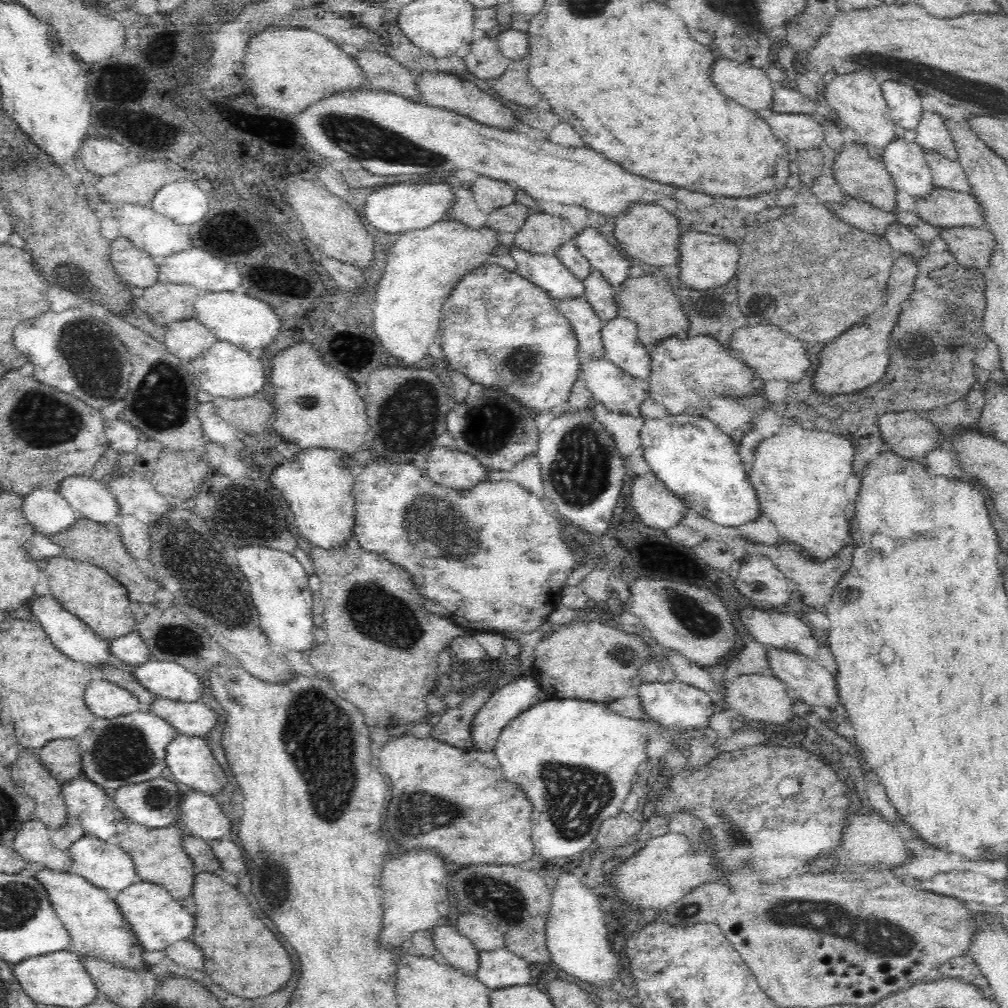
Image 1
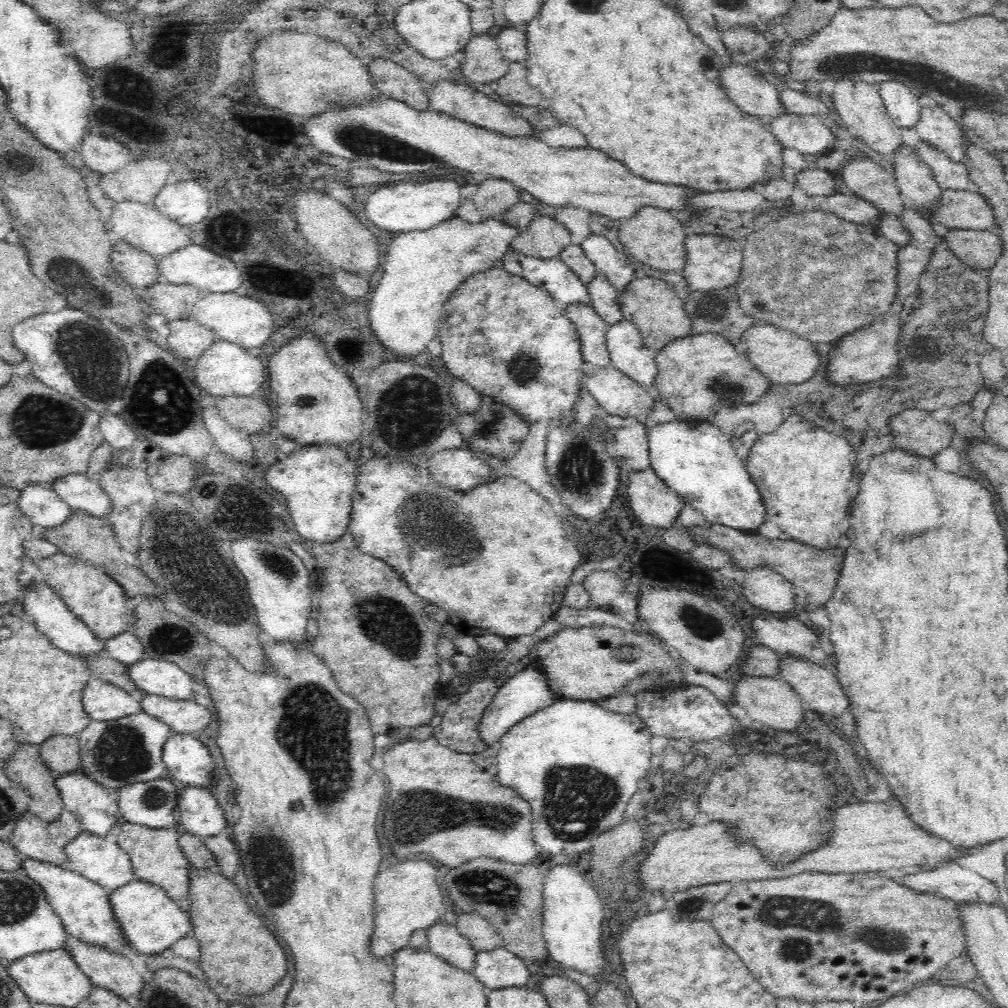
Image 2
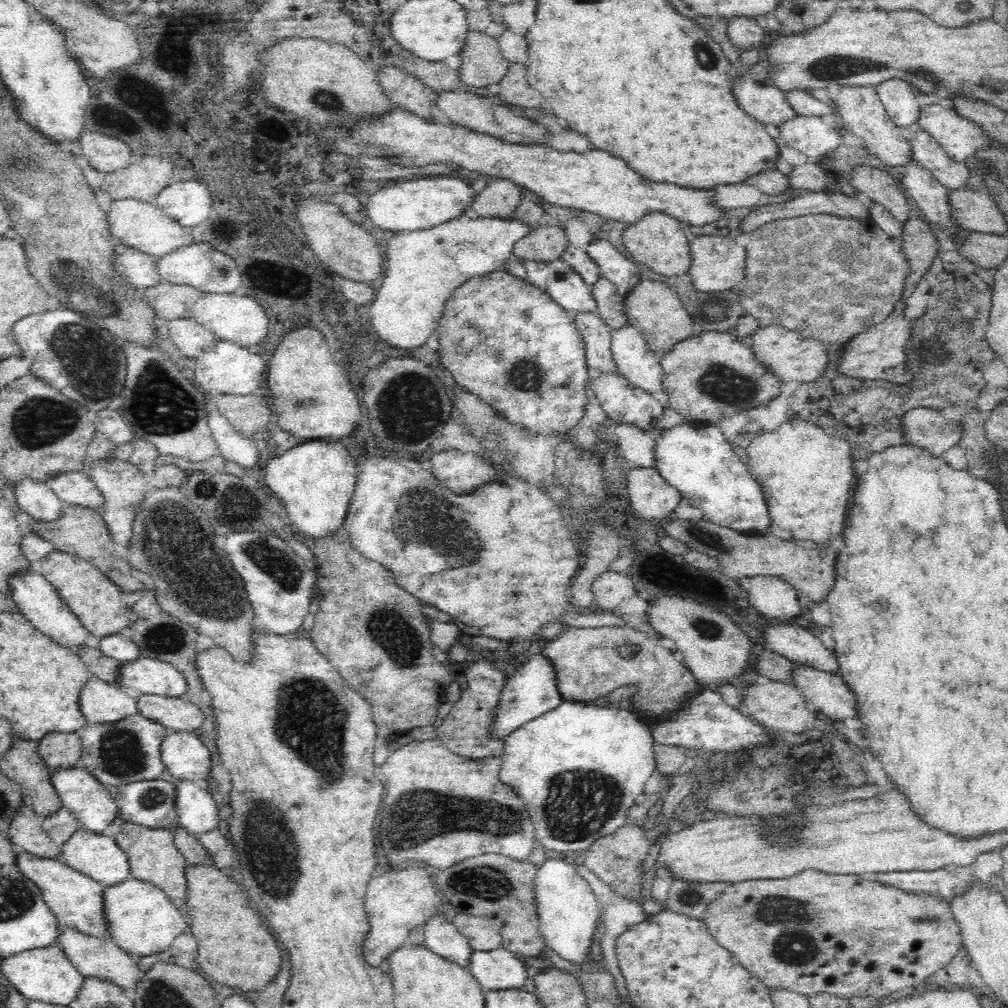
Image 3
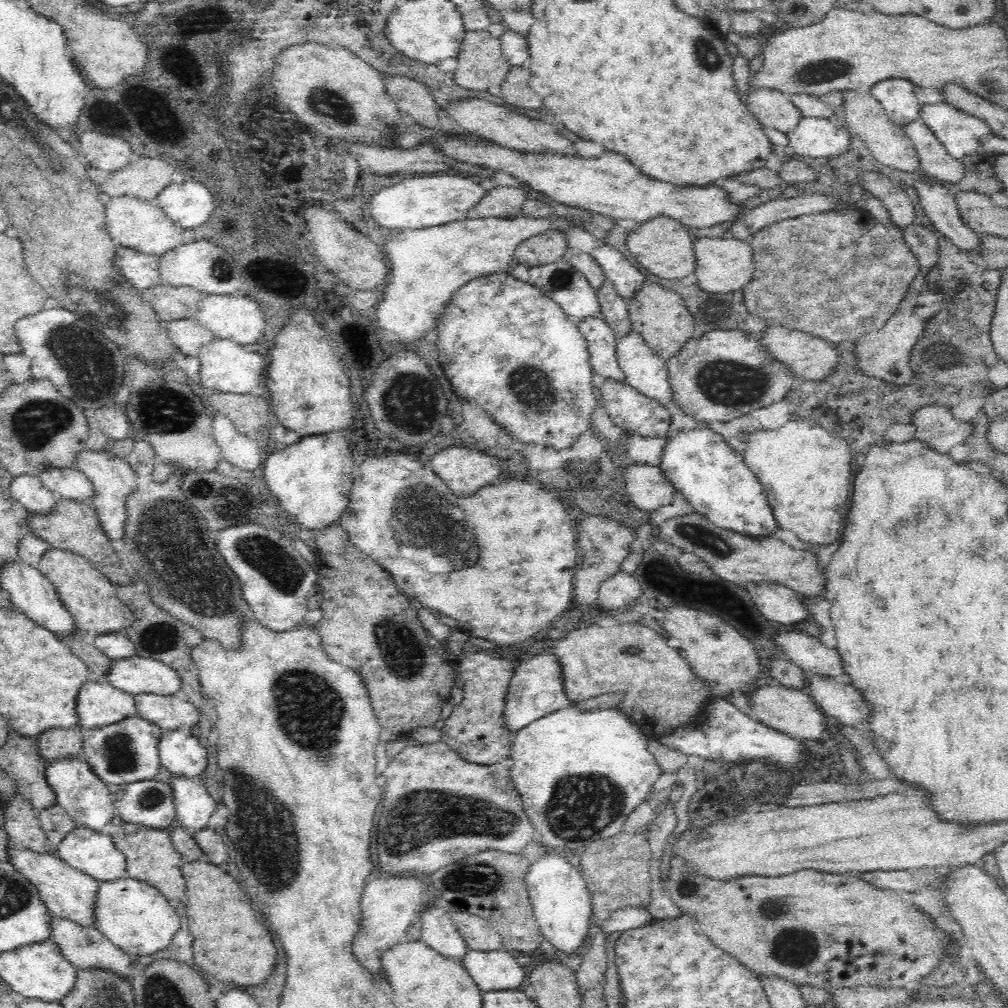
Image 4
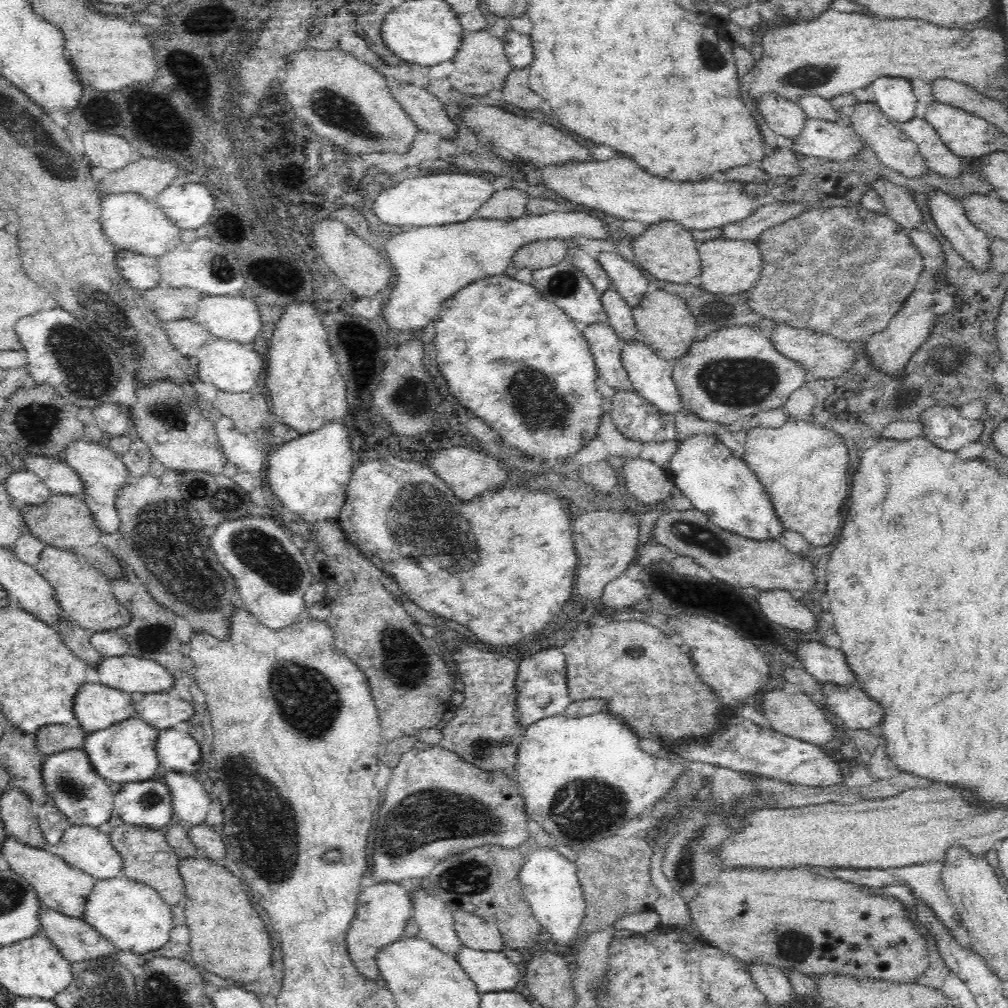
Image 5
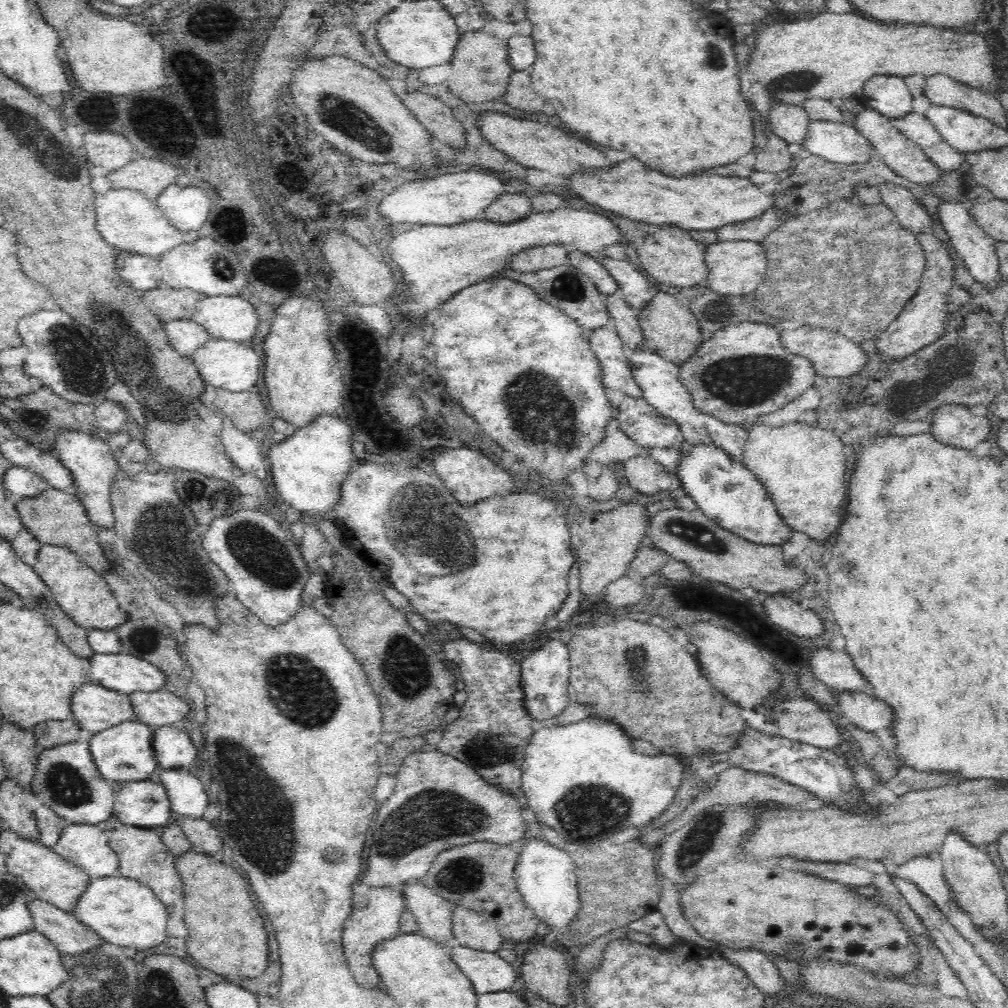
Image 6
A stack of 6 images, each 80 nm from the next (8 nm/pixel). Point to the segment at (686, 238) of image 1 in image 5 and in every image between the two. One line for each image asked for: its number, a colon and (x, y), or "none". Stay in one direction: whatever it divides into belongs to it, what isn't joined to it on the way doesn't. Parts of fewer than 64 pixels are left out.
2: (712, 261)
3: (717, 263)
4: (722, 265)
5: (728, 266)

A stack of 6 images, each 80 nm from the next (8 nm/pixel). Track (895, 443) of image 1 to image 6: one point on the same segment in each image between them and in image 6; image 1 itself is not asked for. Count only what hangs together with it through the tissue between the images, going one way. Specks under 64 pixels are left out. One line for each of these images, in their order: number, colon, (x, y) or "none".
2: (914, 430)
3: (923, 427)
4: (934, 425)
5: (942, 425)
6: (952, 424)

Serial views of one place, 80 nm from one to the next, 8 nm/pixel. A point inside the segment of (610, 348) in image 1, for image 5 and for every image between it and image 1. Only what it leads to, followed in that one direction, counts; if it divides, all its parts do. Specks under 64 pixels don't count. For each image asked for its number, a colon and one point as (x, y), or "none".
2: (627, 352)
3: (633, 360)
4: (644, 370)
5: (651, 376)

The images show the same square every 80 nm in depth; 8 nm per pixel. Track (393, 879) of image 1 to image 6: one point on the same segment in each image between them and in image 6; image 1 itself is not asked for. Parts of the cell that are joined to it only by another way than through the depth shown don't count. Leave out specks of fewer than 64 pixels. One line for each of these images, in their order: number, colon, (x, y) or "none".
2: (408, 897)
3: (398, 901)
4: (390, 904)
5: (384, 908)
6: (375, 917)

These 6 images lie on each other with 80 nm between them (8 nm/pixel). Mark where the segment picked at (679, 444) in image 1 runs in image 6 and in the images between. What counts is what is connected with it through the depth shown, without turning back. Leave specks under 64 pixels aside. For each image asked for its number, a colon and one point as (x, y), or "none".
2: (694, 458)
3: (696, 458)
4: (710, 474)
5: (718, 482)
6: (723, 488)

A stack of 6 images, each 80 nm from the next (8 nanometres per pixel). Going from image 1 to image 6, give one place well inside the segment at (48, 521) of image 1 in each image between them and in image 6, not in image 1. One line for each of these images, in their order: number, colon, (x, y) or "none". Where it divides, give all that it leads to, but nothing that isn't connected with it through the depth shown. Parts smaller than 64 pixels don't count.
2: (42, 506)
3: (37, 499)
4: (30, 492)
5: (26, 487)
6: (19, 481)

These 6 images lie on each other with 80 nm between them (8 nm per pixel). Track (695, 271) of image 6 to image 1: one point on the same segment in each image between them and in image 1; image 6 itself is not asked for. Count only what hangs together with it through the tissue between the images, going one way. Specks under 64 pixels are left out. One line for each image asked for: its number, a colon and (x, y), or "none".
1: (648, 233)
2: (653, 236)
3: (656, 239)
4: (662, 244)
5: (668, 251)

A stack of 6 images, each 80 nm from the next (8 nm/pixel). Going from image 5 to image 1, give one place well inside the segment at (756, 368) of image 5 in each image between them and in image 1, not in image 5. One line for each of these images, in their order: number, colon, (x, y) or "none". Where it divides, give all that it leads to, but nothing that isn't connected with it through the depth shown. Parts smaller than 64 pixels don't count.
1: (686, 373)
2: (695, 374)
3: (710, 375)
4: (723, 374)

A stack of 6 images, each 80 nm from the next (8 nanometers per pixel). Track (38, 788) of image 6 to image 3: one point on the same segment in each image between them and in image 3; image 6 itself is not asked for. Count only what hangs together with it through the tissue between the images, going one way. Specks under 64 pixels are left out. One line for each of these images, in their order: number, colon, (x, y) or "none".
3: (95, 808)
4: (85, 797)
5: (73, 785)

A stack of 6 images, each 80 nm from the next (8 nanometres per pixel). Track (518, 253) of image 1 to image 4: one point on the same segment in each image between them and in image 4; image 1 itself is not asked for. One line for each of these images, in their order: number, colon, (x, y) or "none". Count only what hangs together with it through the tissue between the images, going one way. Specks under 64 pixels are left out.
2: (552, 274)
3: (565, 286)
4: (559, 280)

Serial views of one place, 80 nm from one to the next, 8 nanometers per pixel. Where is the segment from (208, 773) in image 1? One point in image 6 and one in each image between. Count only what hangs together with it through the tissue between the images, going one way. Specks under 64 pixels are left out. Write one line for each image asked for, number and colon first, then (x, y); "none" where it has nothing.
2: (188, 759)
3: (186, 758)
4: (181, 753)
5: (179, 751)
6: (173, 748)

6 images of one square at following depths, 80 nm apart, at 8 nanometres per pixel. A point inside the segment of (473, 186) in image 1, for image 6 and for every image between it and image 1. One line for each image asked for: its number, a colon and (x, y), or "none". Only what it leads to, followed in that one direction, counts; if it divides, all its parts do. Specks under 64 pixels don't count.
2: (494, 196)
3: (501, 197)
4: (502, 201)
5: (509, 203)
6: (510, 206)

